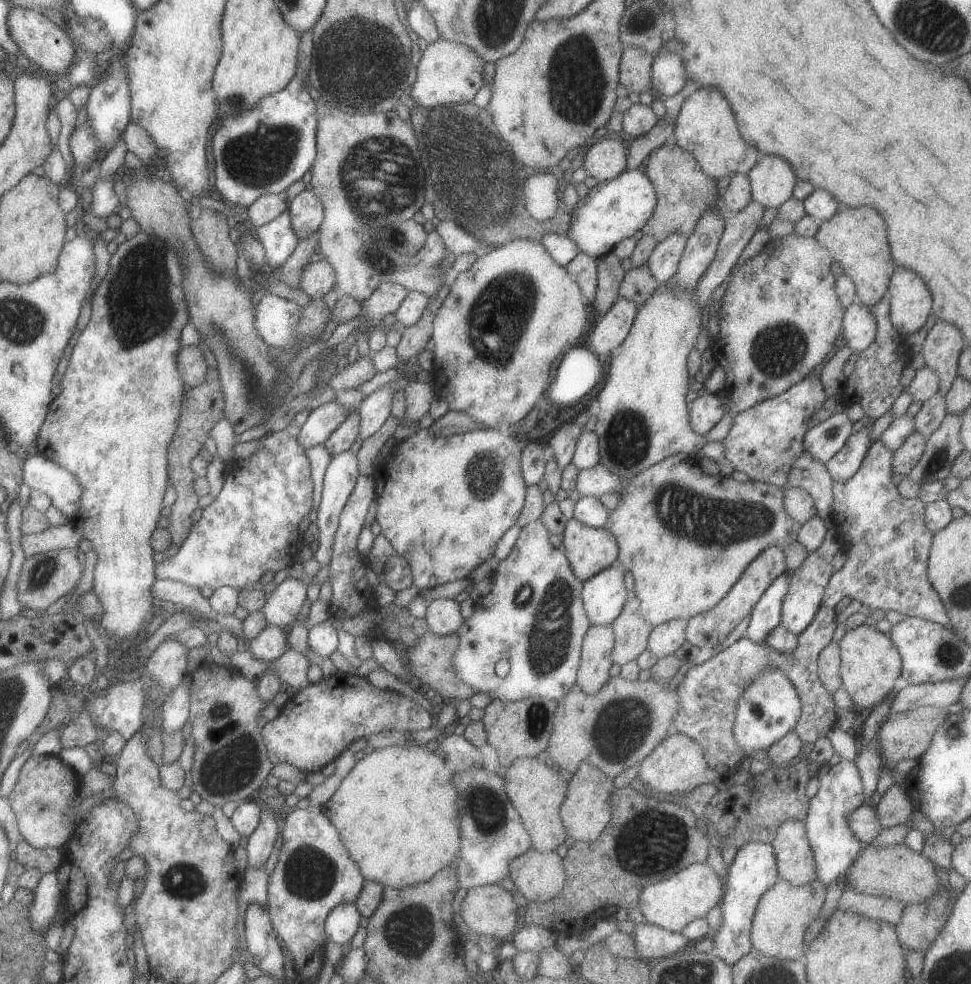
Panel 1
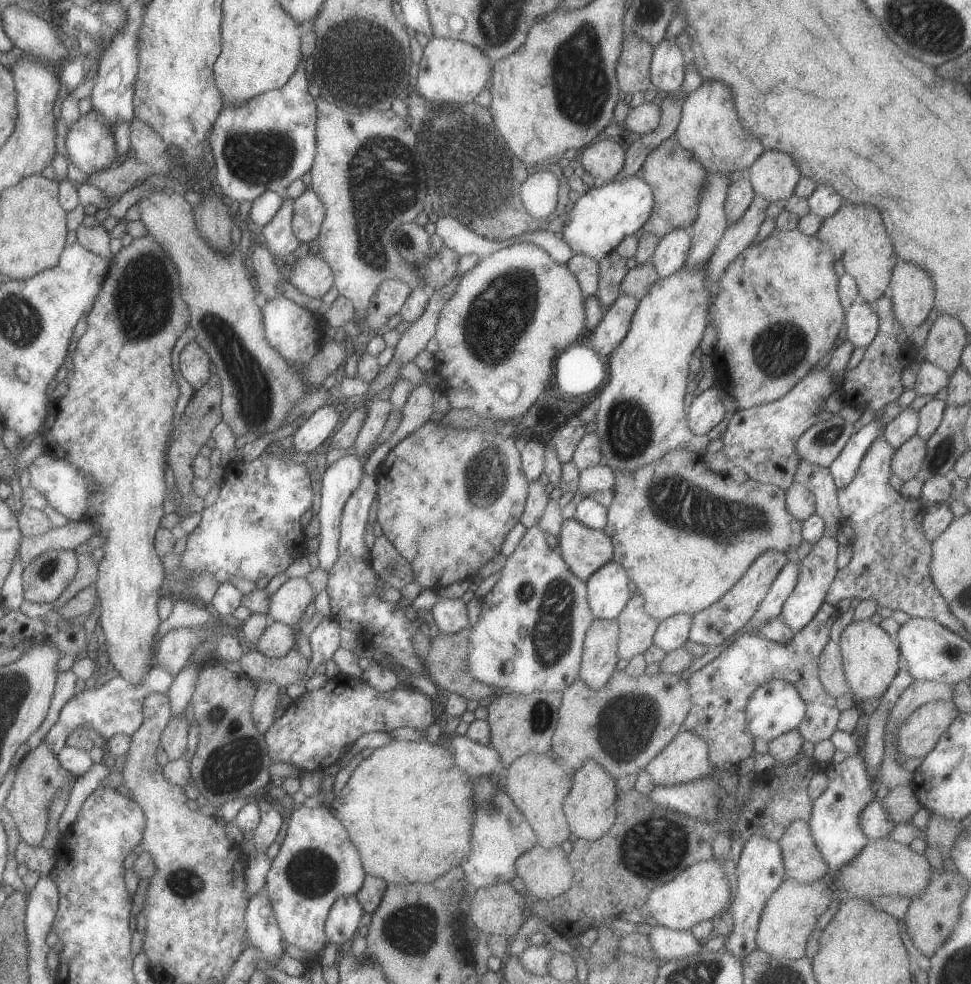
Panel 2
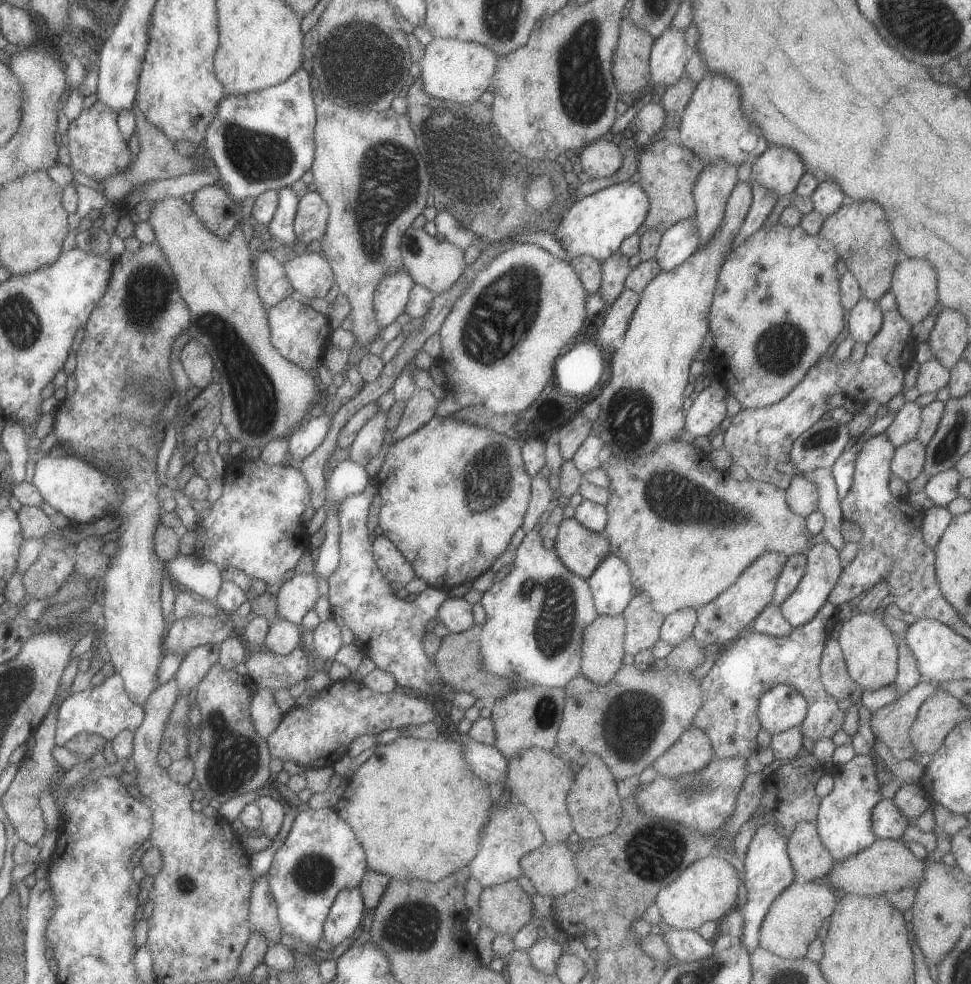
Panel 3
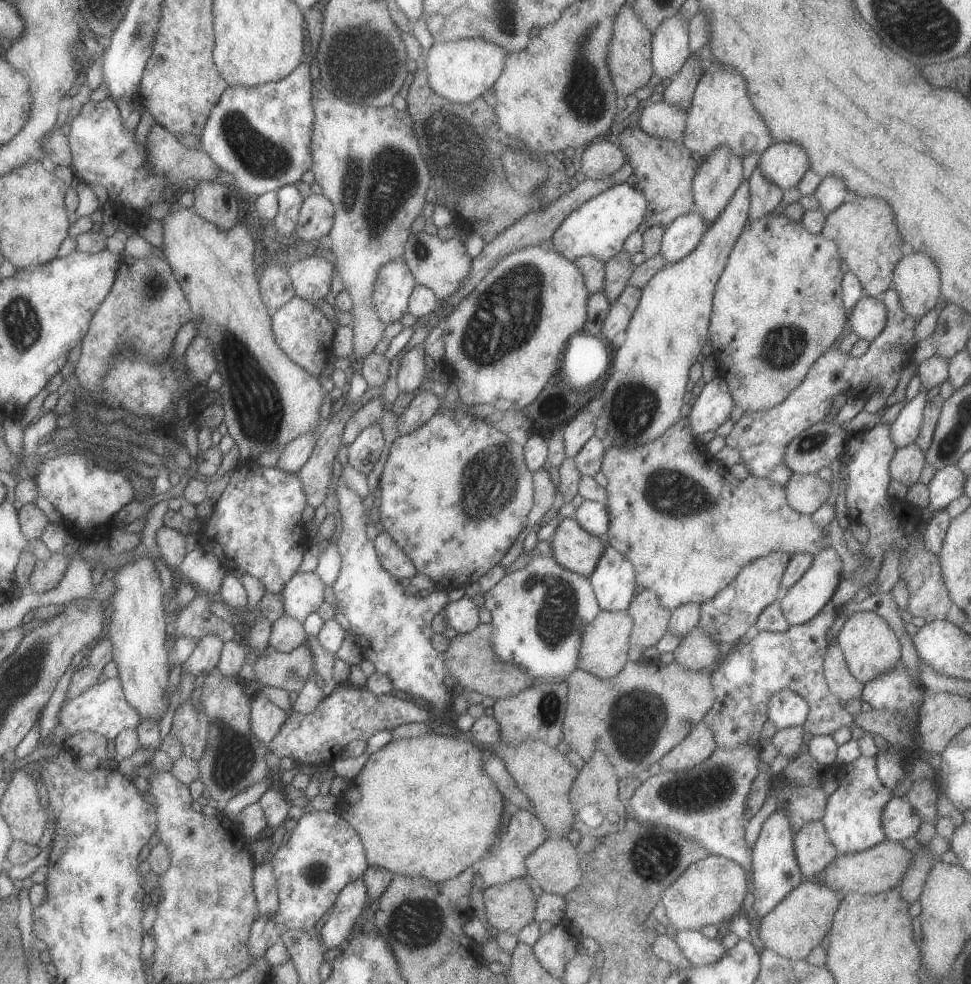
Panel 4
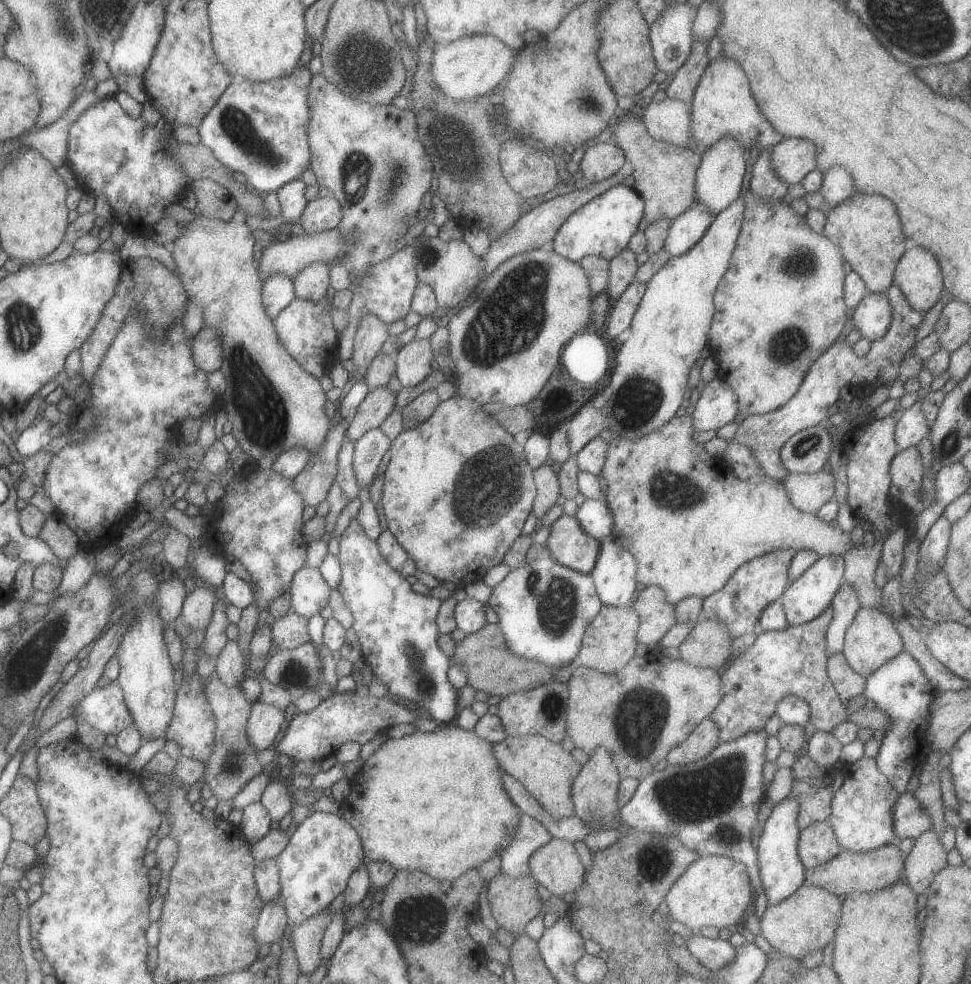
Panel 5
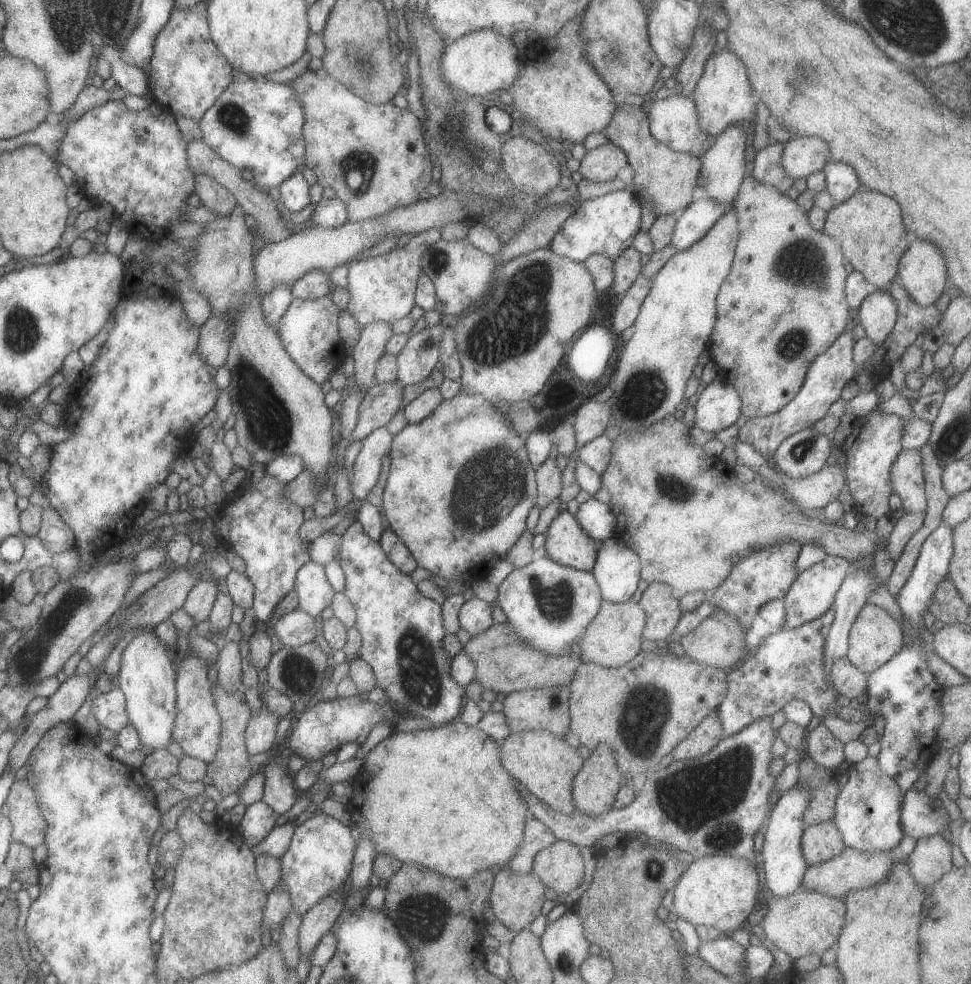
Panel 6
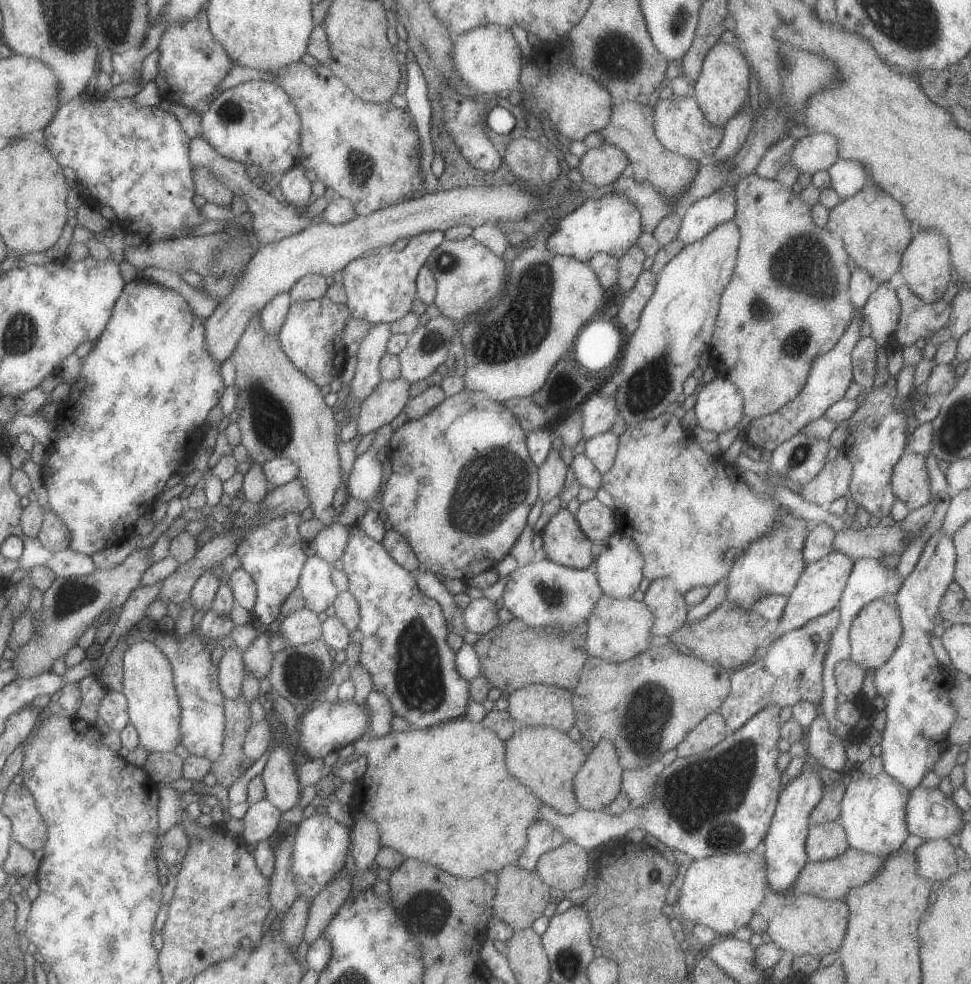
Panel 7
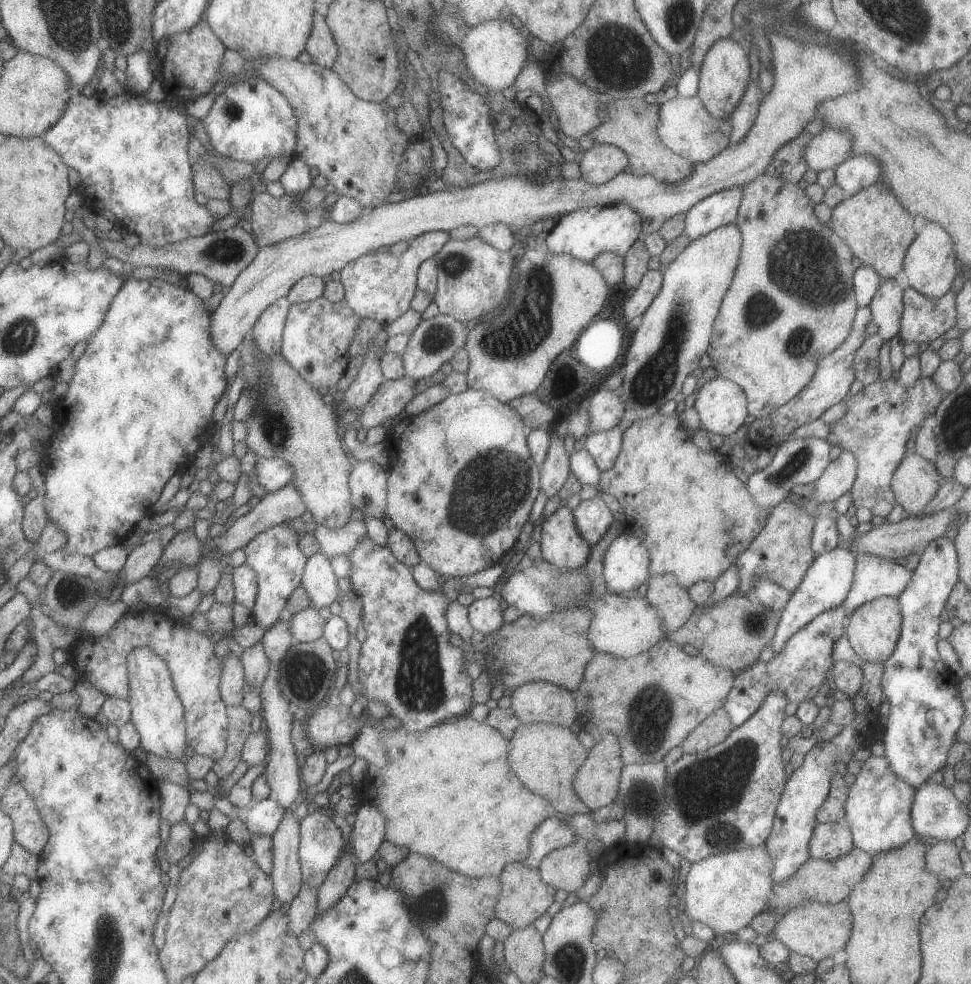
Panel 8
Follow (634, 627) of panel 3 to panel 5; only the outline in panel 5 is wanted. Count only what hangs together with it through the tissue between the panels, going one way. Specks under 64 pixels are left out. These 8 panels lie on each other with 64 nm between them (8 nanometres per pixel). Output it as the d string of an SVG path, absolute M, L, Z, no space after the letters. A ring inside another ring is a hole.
M660 586L646 587L632 604L640 618L636 633L638 644L646 644L655 650L677 622L675 605L666 602L666 594Z

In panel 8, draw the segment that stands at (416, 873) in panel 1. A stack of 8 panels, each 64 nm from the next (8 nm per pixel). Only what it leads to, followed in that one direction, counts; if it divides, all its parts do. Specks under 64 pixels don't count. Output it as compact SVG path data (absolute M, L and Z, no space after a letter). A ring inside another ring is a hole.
M471 716L456 717L417 733L404 728L380 730L366 721L352 741L352 748L355 756L366 759L369 766L364 782L358 784L359 803L374 804L384 814L385 840L404 846L410 853L434 858L458 874L470 878L500 878L507 864L528 858L532 830L550 816L548 802L532 794L514 772L510 772L511 740Z

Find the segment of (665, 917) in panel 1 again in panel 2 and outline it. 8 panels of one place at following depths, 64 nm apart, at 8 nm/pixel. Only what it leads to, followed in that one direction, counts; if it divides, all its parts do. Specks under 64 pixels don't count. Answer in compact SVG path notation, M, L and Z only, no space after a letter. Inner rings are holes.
M714 858L692 864L674 880L654 888L648 894L646 905L650 911L649 916L659 925L679 931L688 931L698 922L712 920L715 914L720 914L722 910L730 908L732 889L725 872L722 864Z

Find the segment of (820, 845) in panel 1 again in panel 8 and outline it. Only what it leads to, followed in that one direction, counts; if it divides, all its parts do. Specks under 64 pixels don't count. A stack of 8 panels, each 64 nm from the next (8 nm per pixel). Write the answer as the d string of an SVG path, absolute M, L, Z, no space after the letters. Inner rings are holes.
M870 755L862 764L862 769L856 775L856 780L849 787L848 800L844 804L846 822L854 847L871 854L882 854L915 838L916 832L912 824L912 805L916 789L898 778L885 757Z

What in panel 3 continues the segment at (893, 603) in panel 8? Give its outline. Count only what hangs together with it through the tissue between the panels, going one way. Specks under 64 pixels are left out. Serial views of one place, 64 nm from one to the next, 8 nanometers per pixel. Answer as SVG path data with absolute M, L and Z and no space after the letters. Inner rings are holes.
M876 612L870 614L858 613L840 626L840 643L850 678L866 690L878 690L894 682L898 672L898 645L883 622L882 616Z

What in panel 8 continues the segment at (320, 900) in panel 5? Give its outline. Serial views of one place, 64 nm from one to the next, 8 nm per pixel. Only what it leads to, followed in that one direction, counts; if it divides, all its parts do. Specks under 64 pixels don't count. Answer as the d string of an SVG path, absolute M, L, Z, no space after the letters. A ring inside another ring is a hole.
M316 810L300 821L299 858L303 884L320 887L346 841L331 816Z

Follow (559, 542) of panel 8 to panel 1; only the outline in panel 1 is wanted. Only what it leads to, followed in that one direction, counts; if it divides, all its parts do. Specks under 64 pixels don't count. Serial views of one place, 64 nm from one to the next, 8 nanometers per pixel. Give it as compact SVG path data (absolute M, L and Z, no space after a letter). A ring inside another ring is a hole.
M572 518L566 523L563 538L562 549L570 568L582 582L618 562L617 540L606 528L586 526Z

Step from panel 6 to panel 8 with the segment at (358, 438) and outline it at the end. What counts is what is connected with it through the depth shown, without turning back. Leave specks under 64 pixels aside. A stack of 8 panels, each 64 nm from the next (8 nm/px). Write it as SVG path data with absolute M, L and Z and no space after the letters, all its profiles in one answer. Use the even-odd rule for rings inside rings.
M402 377L396 380L382 381L376 394L362 409L362 414L357 422L358 428L367 430L367 442L385 442L386 429L382 424L390 418L398 416L405 406L416 395L418 380L410 377Z

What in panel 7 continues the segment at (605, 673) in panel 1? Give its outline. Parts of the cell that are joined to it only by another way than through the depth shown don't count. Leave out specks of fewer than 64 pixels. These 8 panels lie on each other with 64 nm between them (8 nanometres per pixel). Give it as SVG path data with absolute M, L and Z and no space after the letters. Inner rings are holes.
M606 594L600 596L592 614L587 618L586 652L588 656L602 658L604 662L626 662L636 654L648 650L654 638L654 614L644 601L630 598L610 598Z

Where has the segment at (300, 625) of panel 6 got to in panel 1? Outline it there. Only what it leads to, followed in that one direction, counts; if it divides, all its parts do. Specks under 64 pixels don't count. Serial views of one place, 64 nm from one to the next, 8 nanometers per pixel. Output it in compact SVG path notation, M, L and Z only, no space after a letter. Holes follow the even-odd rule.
M268 625L256 639L247 641L246 648L255 660L273 663L289 650L288 633L287 628Z

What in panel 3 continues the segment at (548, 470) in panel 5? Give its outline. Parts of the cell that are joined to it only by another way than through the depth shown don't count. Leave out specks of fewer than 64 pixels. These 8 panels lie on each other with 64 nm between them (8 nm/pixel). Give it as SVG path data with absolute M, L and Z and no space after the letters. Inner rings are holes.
M539 473L531 477L531 480L531 497L523 524L526 533L539 528L555 504L552 496L553 490L548 484L548 479Z

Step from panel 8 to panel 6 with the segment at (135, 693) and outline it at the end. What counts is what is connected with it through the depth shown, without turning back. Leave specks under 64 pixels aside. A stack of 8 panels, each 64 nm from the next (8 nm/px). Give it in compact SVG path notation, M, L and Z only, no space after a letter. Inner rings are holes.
M156 626L153 630L144 630L126 646L121 655L121 668L117 680L117 685L125 694L130 723L136 727L142 745L151 750L166 749L168 744L173 742L172 730L174 730L174 722L178 714L175 666L162 640L156 635L155 628Z

